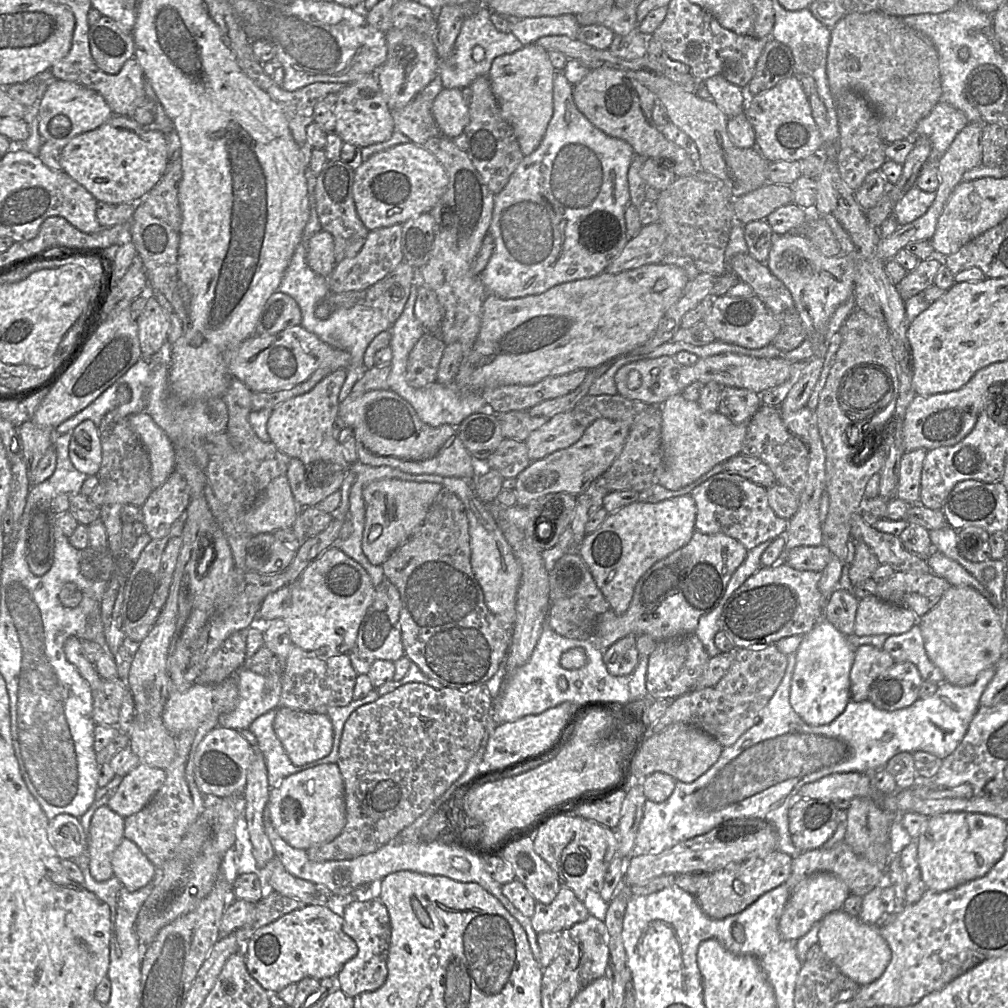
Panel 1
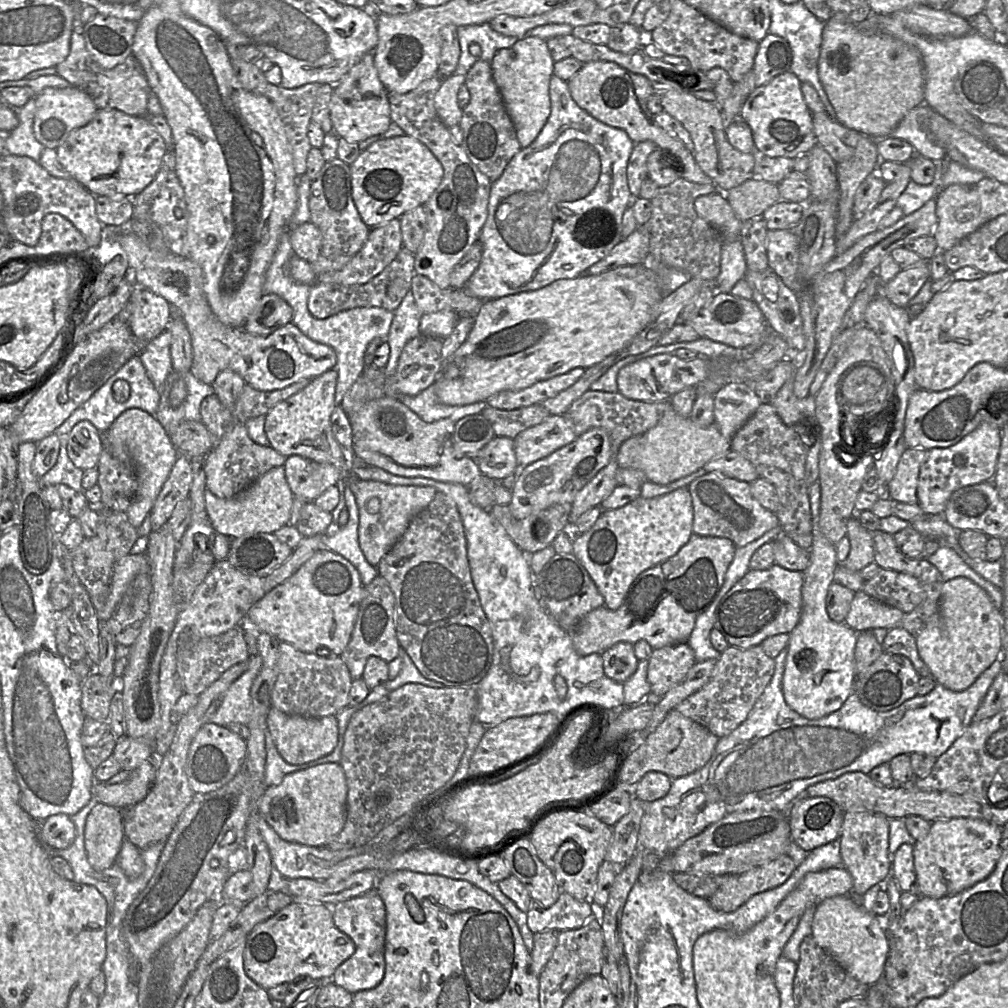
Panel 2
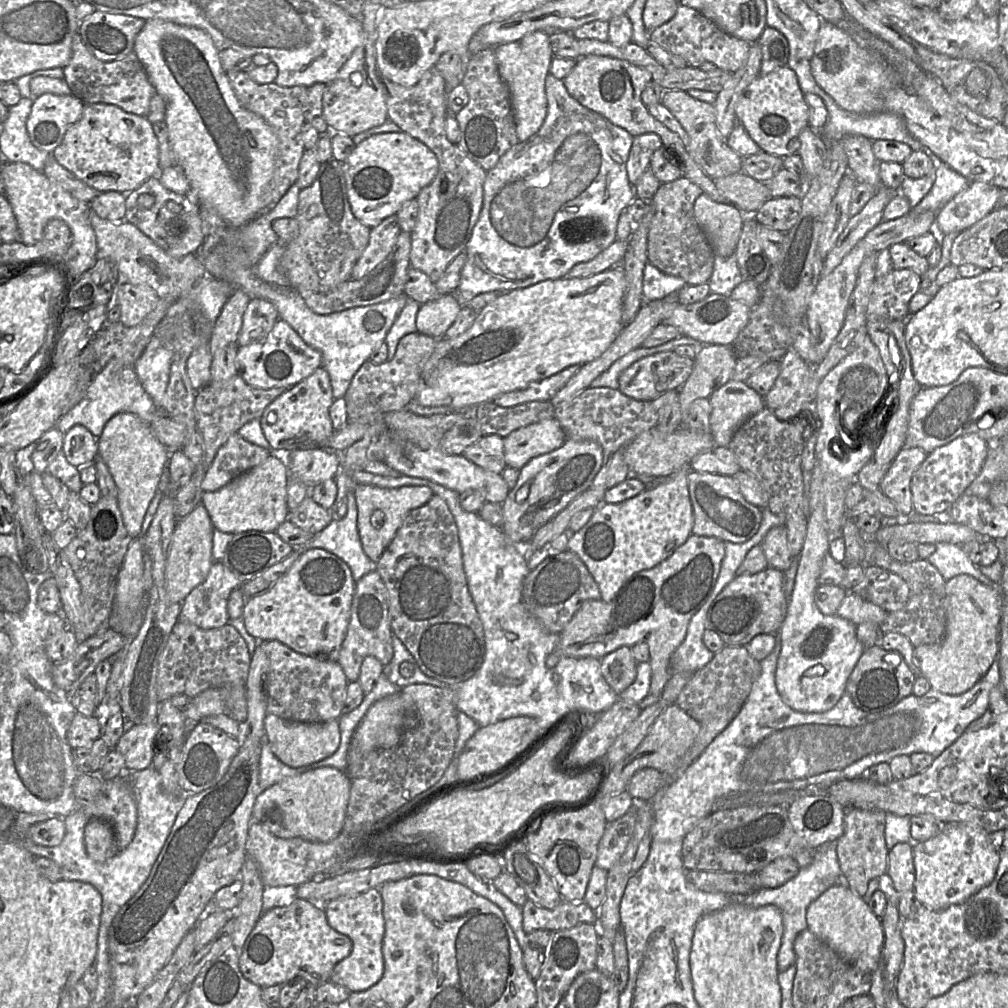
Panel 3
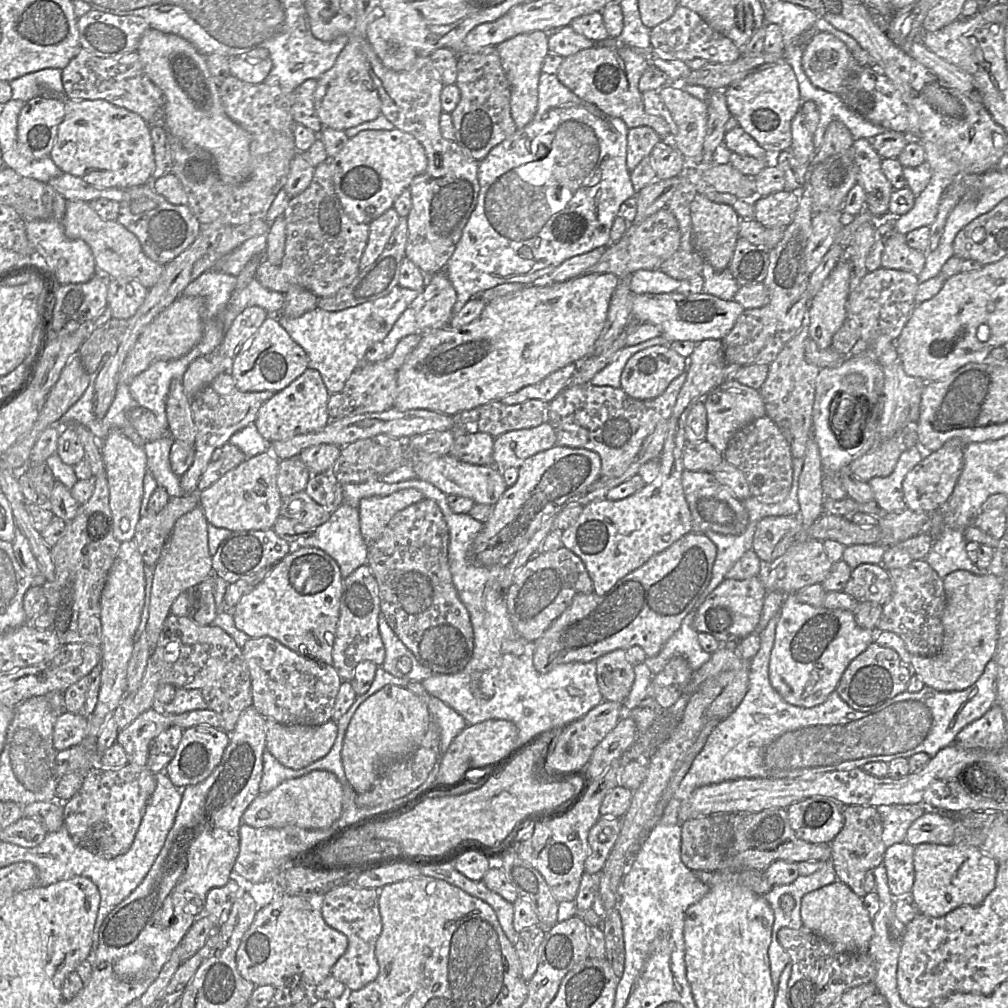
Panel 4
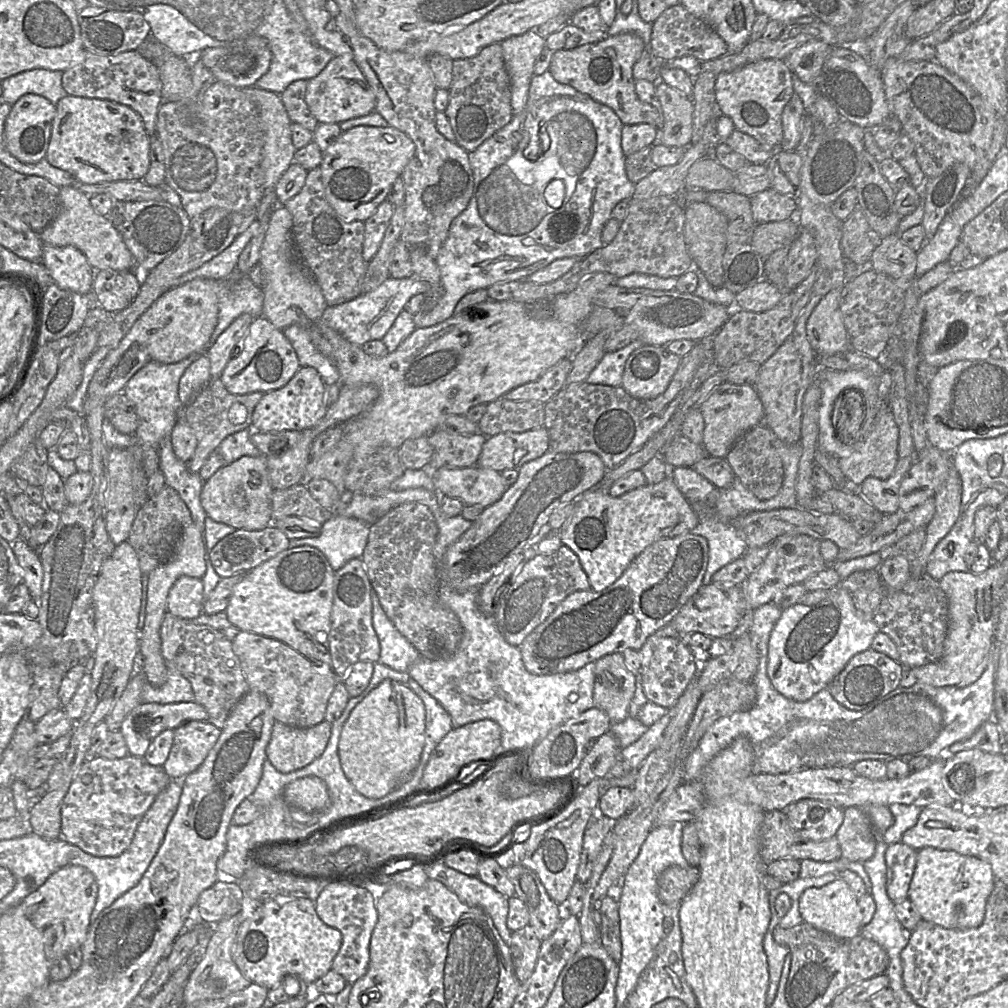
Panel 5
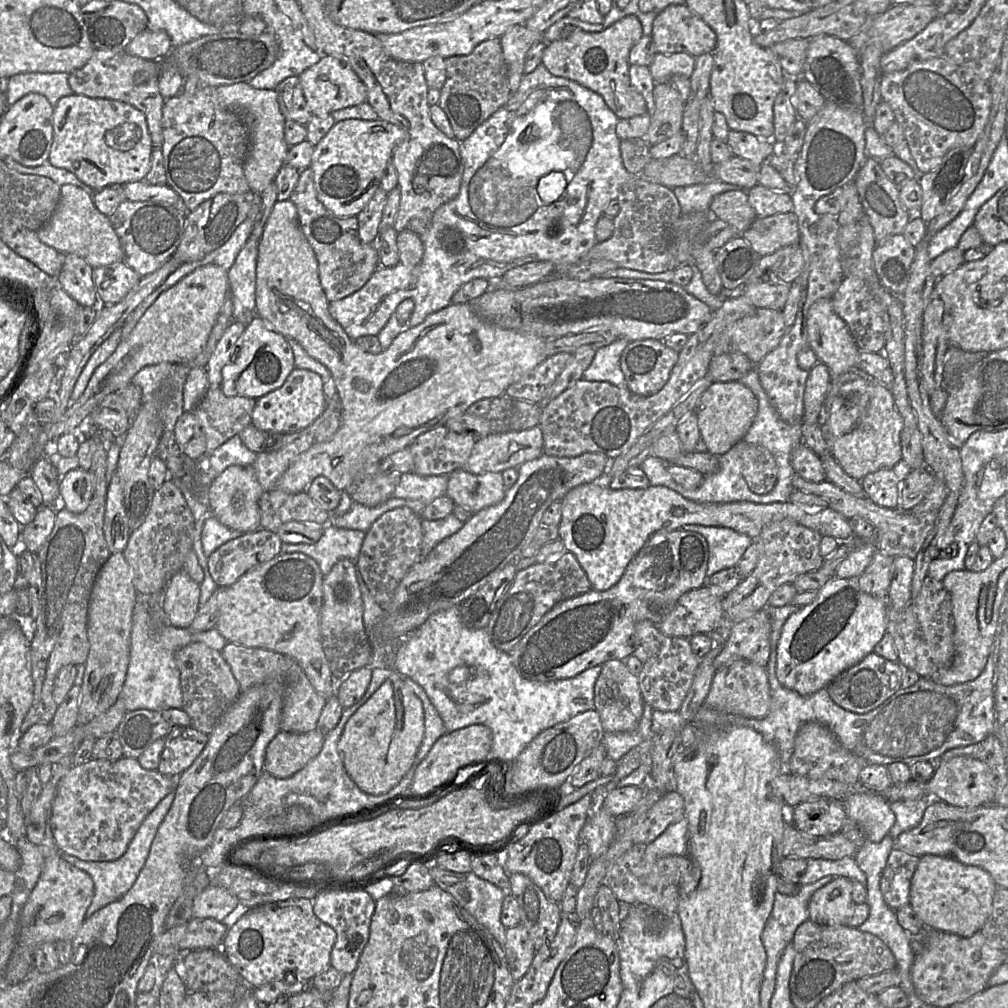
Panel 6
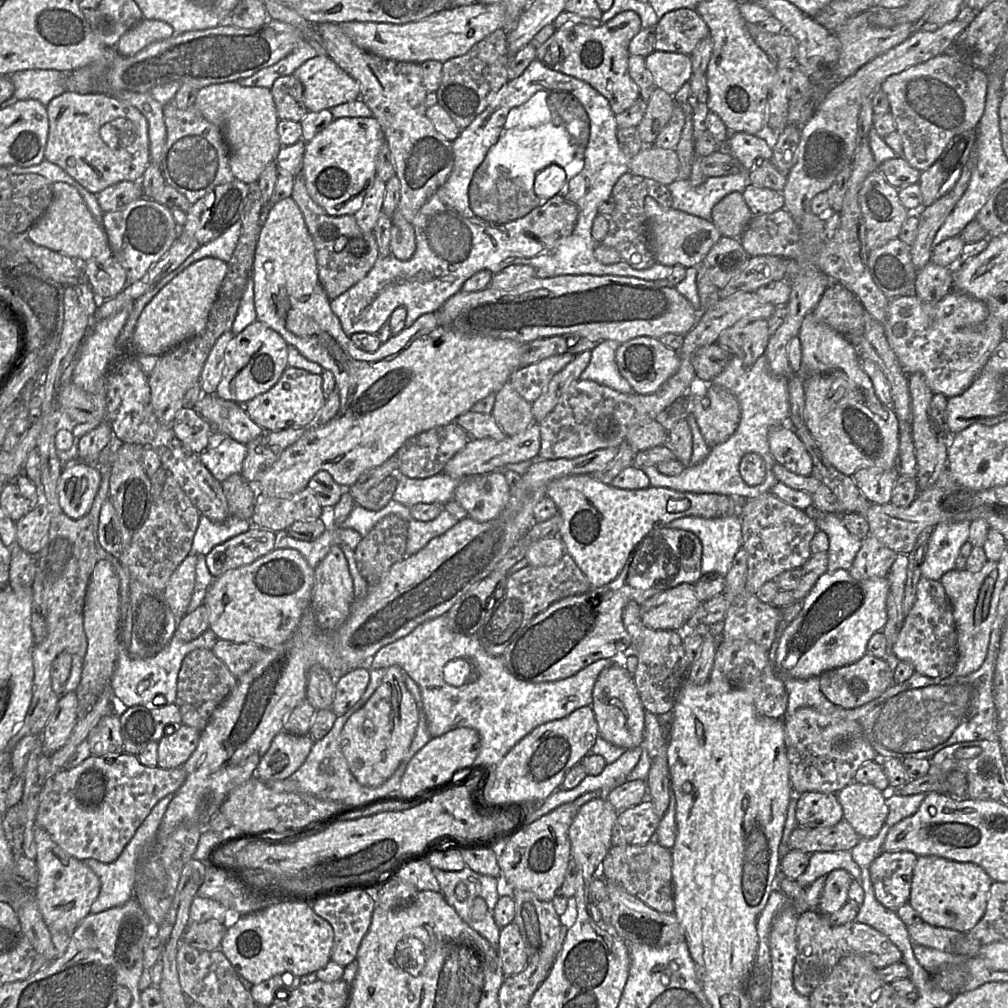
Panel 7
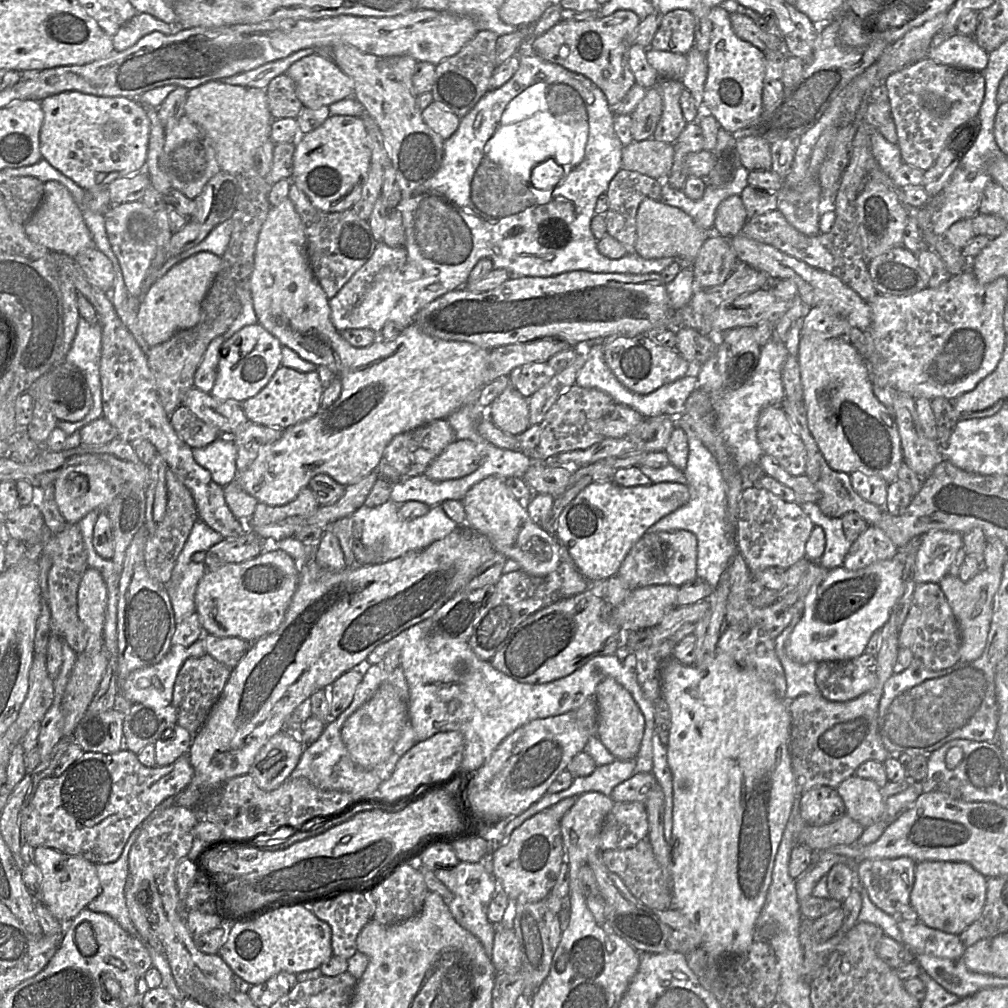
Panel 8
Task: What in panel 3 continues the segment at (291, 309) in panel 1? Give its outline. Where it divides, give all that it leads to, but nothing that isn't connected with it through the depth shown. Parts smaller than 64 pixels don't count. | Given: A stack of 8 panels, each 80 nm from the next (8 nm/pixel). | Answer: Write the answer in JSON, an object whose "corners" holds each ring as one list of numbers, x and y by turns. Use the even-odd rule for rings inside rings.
{"corners":[[263,298,249,301,243,317,242,326,237,335,237,345,245,346,264,339,279,320,275,305]]}

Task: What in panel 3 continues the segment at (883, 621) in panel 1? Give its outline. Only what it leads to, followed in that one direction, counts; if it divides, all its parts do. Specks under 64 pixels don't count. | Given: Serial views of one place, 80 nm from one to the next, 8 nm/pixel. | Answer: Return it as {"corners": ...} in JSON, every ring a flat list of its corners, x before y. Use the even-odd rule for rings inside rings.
{"corners":[[848,592,841,602,836,614,849,620,854,625,866,621,872,621,879,625,885,620,888,612,863,599,859,595]]}

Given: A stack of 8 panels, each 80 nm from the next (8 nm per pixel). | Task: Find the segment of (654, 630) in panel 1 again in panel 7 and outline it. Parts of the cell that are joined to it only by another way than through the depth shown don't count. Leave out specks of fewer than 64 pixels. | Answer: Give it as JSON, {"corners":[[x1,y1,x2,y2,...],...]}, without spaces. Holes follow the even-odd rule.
{"corners":[[658,527,650,531,635,547,635,549,631,552,629,558,627,559,623,569,619,573,619,575,610,583,599,587,599,588,590,588,587,592,570,596,564,599,561,599,552,605,550,605,547,609,537,614,528,624,526,624,523,628,521,628,513,637,510,644,504,650,501,657,501,660,505,666,505,668,511,673,515,678,525,681,525,682,552,682,557,680,562,680,568,678,574,674,576,674,581,669,587,667,595,661,600,659,610,659,613,657,613,662,615,665,621,666,625,668,626,659,629,656,624,655,624,651,632,645,631,637,627,632,624,623,623,623,623,609,629,601,634,601,637,604,641,605,647,599,657,595,663,591,674,588,681,584,695,584,701,577,701,558,702,558,702,544,699,538,690,531,685,531,681,529,669,529,664,527]]}

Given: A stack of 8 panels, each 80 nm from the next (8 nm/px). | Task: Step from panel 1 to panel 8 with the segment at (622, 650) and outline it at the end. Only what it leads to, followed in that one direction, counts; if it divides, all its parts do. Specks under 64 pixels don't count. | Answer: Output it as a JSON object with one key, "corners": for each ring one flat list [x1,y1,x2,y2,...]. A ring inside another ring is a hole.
{"corners":[[606,677,596,687,598,709,597,736,619,760,636,758,644,734,644,715,632,695,614,678]]}

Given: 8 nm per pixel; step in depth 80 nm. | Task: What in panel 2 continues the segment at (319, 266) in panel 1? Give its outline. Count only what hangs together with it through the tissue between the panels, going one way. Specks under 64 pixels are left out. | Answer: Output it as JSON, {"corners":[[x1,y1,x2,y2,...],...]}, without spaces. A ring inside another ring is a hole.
{"corners":[[314,223,293,225,288,235,295,255,308,263,316,260,322,247,322,234]]}

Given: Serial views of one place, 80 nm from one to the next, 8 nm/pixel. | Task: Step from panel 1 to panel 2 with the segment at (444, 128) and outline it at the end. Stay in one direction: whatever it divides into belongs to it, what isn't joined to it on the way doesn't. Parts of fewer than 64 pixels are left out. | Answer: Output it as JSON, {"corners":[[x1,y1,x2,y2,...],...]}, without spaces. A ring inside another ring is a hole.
{"corners":[[453,74,443,79,434,98,436,112,441,121,450,128,459,124,462,117,462,108,458,104,458,91,464,84,466,74]]}

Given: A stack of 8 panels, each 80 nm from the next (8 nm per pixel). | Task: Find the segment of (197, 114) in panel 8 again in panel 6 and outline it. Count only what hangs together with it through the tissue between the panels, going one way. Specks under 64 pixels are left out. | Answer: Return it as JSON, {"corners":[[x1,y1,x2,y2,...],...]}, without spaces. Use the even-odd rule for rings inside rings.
{"corners":[[248,83,221,85,214,88,215,101,224,108,240,112,249,118,250,144,244,161,244,175,250,190,260,195,275,181,279,170,285,165,289,149,284,137,285,117,283,116,275,90,257,89]]}

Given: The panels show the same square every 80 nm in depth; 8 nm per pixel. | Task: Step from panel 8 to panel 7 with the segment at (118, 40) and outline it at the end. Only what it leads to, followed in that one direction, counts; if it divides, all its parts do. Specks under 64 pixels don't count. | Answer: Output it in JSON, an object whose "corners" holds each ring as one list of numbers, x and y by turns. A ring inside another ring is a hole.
{"corners":[[143,18,128,30,113,48,122,56,133,56,149,44,170,38,174,29,166,22]]}

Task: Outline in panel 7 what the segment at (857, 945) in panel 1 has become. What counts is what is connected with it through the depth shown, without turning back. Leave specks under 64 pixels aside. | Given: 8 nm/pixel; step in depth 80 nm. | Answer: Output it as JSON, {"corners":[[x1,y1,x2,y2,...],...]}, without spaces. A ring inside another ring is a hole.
{"corners":[[844,869,830,872,816,910,827,916,838,911,849,900,848,894,852,881,853,878]]}

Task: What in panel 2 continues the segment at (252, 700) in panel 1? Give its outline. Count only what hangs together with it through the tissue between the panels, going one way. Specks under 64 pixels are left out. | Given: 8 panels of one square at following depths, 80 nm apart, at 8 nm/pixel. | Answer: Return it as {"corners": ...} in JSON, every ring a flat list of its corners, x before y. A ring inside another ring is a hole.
{"corners":[[248,626,244,638,249,650,249,669,243,673,228,688,220,706,211,716,207,724,216,724,226,727,230,723,247,725,252,714,252,699,250,689,261,666,262,658,257,650,257,631]]}

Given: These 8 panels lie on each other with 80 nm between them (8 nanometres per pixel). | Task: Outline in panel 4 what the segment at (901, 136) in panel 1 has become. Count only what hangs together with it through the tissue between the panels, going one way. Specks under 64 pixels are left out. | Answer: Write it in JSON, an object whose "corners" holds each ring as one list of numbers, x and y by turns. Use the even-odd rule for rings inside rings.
{"corners":[[816,32,802,55,802,67,811,83,834,94,851,74,855,63,845,43,827,32]]}

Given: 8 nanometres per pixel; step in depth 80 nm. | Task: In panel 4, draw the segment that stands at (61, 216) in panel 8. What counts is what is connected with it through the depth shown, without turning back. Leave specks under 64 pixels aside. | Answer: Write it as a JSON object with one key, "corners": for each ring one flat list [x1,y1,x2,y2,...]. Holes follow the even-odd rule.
{"corners":[[67,200,62,218,64,234,70,239,81,239,90,247,95,265,101,275,107,278,124,277,137,280,147,289,159,279,163,265,151,260,143,251,138,238,117,220,104,220,90,206,89,202]]}

